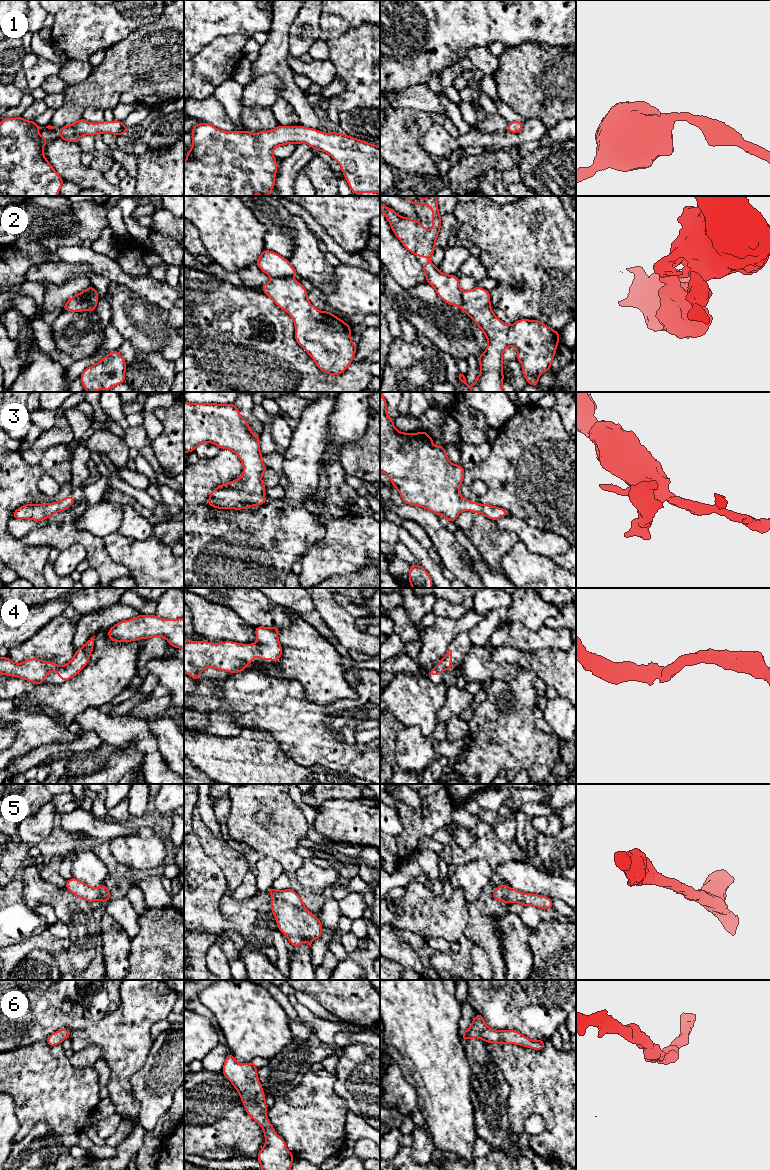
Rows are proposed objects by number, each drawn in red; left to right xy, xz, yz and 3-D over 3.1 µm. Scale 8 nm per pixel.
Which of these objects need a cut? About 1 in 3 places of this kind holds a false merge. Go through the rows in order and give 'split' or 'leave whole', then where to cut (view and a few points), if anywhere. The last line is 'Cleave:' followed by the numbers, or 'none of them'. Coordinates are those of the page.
1: leave whole | no cut
2: split | xz (292, 276), (272, 278)
3: leave whole | no cut
4: leave whole | no cut
5: leave whole | no cut
6: leave whole | no cut
Cleave: 2

